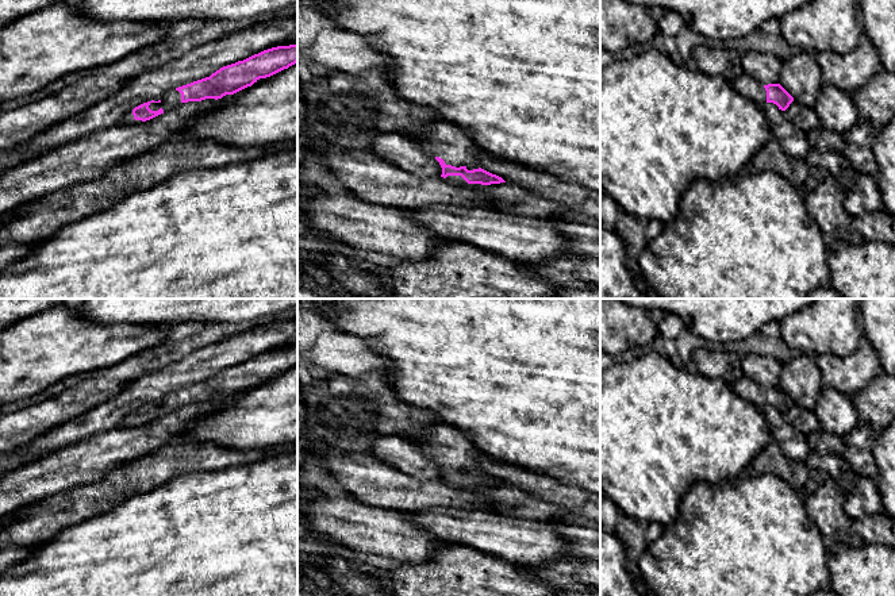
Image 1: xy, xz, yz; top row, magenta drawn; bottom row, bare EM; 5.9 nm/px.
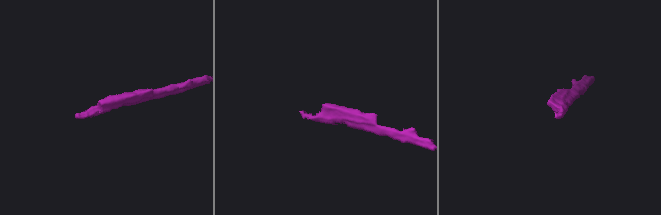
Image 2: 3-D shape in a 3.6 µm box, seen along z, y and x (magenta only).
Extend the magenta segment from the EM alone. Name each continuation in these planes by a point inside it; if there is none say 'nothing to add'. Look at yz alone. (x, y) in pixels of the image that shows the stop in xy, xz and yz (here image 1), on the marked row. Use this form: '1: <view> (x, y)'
1: yz (746, 85)

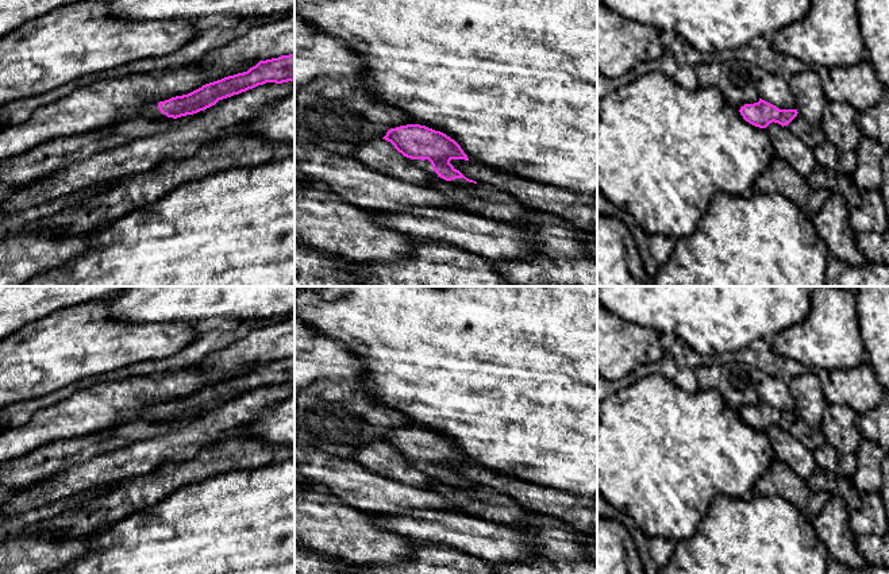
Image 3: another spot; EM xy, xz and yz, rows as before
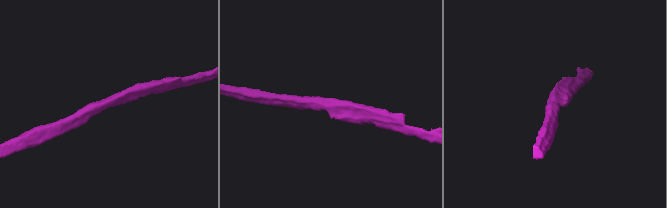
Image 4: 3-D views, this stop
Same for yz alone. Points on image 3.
nothing to add

